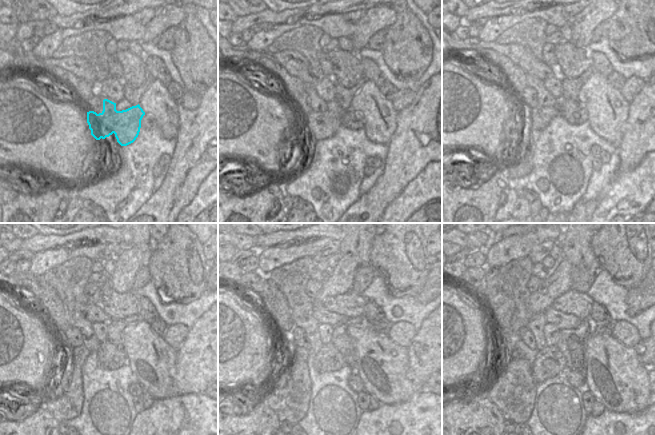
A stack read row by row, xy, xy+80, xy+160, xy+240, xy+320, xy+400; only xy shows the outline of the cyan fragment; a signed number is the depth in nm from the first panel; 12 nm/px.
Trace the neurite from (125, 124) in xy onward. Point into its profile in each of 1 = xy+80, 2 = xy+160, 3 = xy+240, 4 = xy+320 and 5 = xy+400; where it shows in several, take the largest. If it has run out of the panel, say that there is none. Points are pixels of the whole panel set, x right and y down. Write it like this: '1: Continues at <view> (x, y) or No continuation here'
1: Continues at xy+80 (316, 125)
2: Continues at xy+160 (534, 127)
3: Continues at xy+240 (80, 354)
4: Continues at xy+320 (300, 354)
5: Continues at xy+400 (516, 353)

